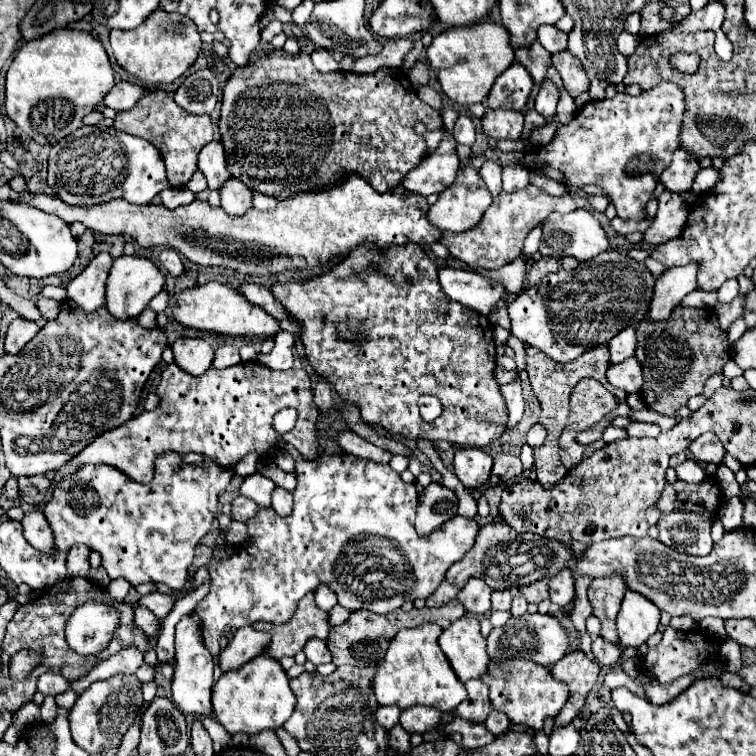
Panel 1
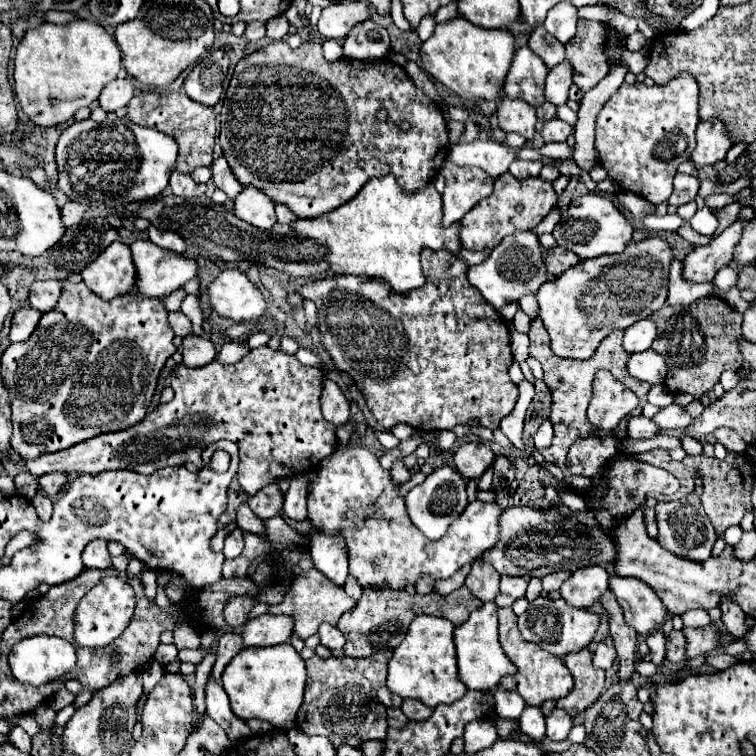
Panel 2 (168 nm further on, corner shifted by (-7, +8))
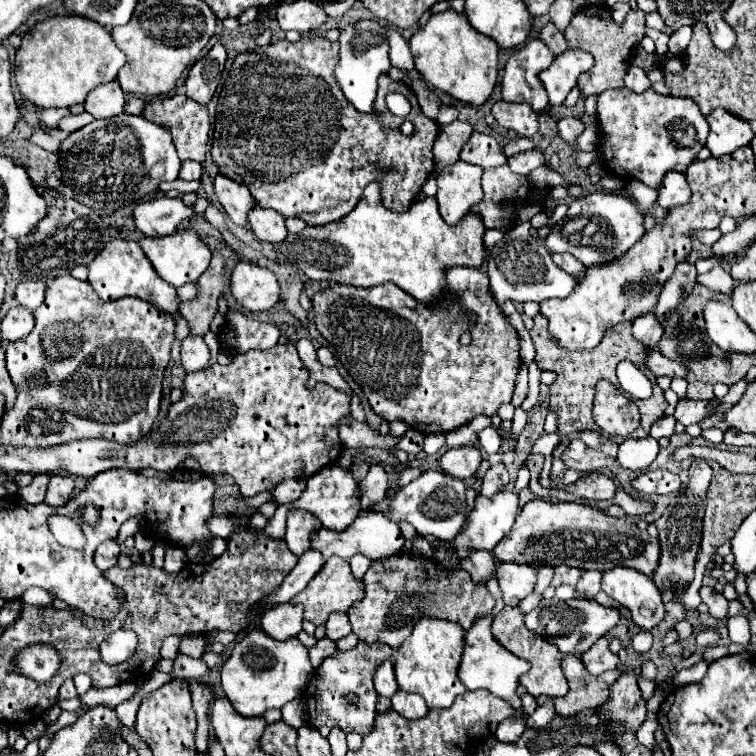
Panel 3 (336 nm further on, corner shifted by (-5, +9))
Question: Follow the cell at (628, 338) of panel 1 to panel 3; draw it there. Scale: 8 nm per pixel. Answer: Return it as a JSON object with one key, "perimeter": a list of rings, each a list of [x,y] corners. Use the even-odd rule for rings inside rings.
{"perimeter":[[[649,313],[649,315],[641,315],[641,319],[635,319],[635,321],[633,321],[631,333],[633,333],[633,337],[635,337],[637,341],[641,341],[645,347],[653,349],[653,347],[659,343],[661,335],[663,335],[663,327],[659,325],[657,317]]]}

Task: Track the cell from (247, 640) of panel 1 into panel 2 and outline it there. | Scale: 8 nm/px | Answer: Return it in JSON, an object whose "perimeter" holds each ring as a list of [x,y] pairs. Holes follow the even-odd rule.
{"perimeter":[[[263,614],[247,622],[247,626],[243,628],[243,644],[245,646],[275,646],[275,644],[289,642],[291,632],[293,632],[291,616]]]}

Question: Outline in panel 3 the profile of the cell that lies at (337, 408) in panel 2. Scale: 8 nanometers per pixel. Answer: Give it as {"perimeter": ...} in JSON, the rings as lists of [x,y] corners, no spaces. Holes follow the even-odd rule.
{"perimeter":[[[351,415],[343,417],[339,423],[337,423],[337,429],[339,429],[339,437],[343,441],[343,447],[347,449],[357,449],[357,447],[387,447],[391,449],[397,439],[393,439],[391,435],[387,437],[381,437],[377,431],[373,431],[371,427],[367,427],[367,423],[361,423],[357,419],[353,419]]]}

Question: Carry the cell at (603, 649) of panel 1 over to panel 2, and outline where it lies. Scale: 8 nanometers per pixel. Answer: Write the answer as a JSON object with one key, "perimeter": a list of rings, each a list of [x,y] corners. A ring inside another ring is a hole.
{"perimeter":[[[605,638],[597,644],[597,650],[593,652],[593,664],[595,668],[603,668],[603,670],[609,670],[615,662],[615,646],[613,646],[613,640],[611,638]]]}

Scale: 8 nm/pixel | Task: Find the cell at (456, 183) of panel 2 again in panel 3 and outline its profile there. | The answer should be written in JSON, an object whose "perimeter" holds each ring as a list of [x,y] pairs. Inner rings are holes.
{"perimeter":[[[457,161],[439,171],[439,189],[435,199],[439,201],[439,213],[445,223],[455,225],[465,213],[469,213],[469,207],[473,207],[473,203],[481,201],[481,175],[481,167],[463,161]]]}

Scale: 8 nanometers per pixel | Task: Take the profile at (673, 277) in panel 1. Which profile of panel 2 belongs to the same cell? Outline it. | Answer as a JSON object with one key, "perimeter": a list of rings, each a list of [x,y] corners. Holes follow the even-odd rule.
{"perimeter":[[[737,220],[729,228],[725,228],[719,236],[715,236],[715,240],[711,244],[695,248],[685,258],[683,278],[691,280],[691,282],[711,282],[713,276],[717,274],[717,270],[731,262],[735,244],[739,242],[739,236],[743,232],[743,224],[747,224],[747,222]]]}

